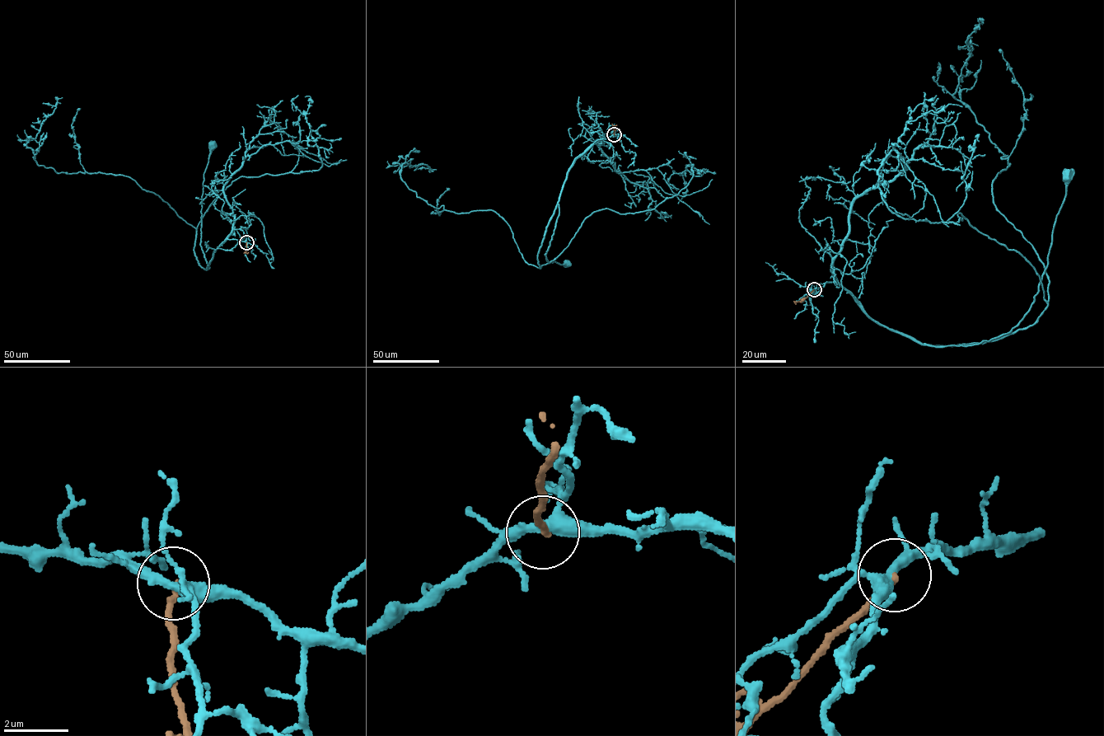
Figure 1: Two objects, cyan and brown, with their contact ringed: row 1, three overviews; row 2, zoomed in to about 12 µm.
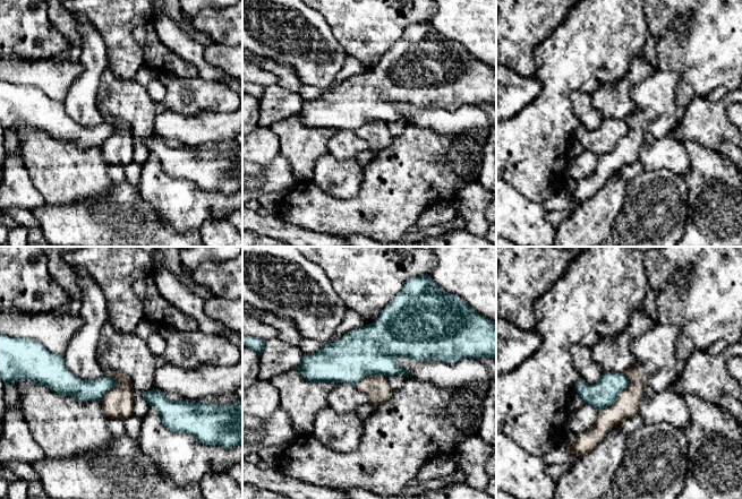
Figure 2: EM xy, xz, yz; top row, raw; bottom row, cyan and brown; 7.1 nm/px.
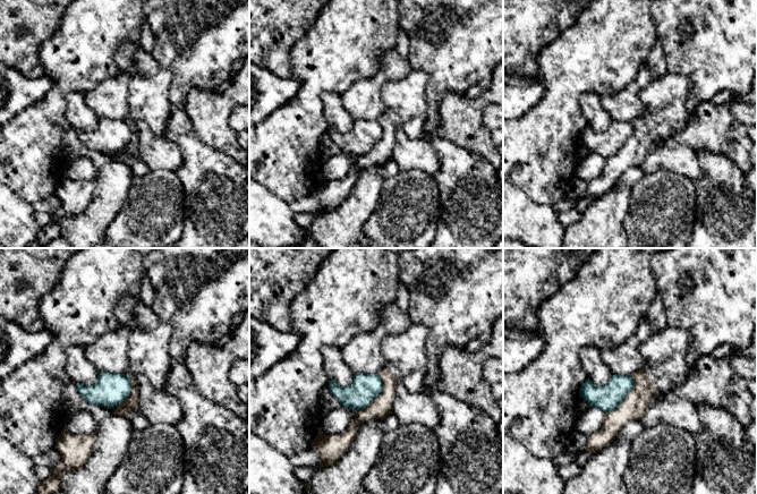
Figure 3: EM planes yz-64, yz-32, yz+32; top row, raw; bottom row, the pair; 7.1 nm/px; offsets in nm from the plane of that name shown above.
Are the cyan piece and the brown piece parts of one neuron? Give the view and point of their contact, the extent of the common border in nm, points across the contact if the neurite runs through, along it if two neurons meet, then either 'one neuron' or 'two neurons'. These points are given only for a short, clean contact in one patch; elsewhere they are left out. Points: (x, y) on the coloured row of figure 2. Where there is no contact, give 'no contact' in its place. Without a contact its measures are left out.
contact yz (619, 395); length 340 nm; border yz (625, 373), (628, 386), (612, 404), (598, 411); two neurons

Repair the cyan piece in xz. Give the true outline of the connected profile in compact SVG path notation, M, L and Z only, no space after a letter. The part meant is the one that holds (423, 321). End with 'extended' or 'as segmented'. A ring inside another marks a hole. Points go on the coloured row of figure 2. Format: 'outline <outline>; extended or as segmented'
outline M432 275L411 277L403 283L400 293L385 307L375 321L344 334L333 344L323 345L316 353L302 354L300 364L295 369L310 382L333 381L355 385L369 375L390 377L403 373L408 378L408 369L398 364L396 356L406 356L416 362L434 360L446 363L455 363L464 358L489 356L496 359L496 322L479 315L458 294L446 293Z; as segmented

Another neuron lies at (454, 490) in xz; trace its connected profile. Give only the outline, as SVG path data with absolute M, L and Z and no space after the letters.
M451 482L442 489L446 490L447 499L496 499L486 491L475 489L464 482Z

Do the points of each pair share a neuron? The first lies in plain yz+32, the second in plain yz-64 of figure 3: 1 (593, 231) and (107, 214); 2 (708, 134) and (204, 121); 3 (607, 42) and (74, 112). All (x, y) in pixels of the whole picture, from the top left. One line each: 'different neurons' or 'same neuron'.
1: same neuron
2: same neuron
3: different neurons

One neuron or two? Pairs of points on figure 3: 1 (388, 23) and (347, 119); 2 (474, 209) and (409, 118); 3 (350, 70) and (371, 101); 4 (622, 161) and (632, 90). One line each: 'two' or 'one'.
1: two
2: two
3: two
4: two

